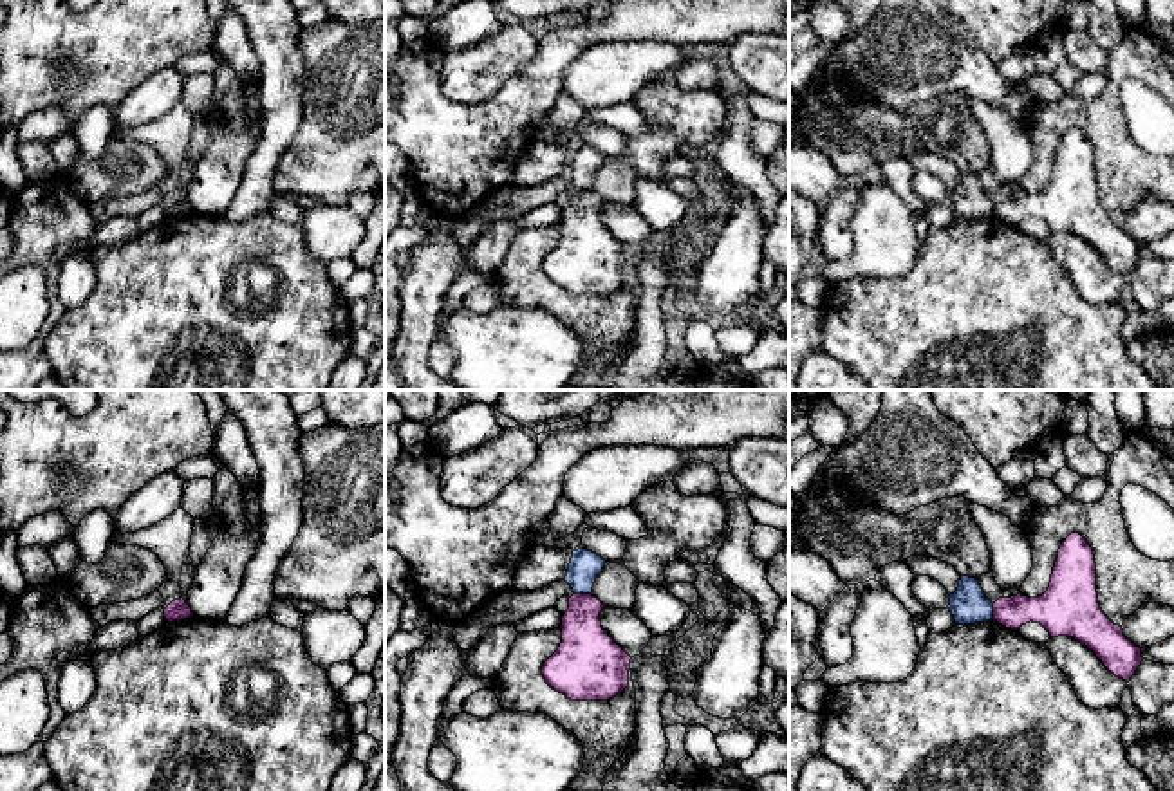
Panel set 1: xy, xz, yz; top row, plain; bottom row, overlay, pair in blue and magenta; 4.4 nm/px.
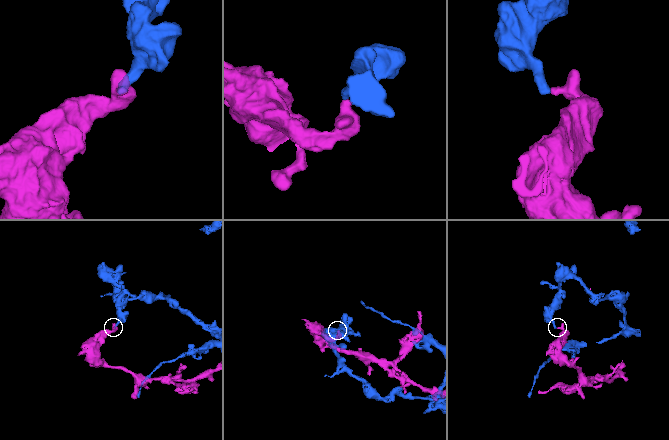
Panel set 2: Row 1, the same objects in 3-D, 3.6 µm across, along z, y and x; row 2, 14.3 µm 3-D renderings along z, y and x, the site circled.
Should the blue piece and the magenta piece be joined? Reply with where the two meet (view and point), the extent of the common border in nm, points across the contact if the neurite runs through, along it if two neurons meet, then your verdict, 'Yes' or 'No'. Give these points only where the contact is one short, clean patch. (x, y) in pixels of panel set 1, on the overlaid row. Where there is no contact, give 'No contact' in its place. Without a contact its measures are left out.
Touches blue at xz (582, 593). Shared border 80 nm. Boundary: xz (591, 591), (575, 595). No

